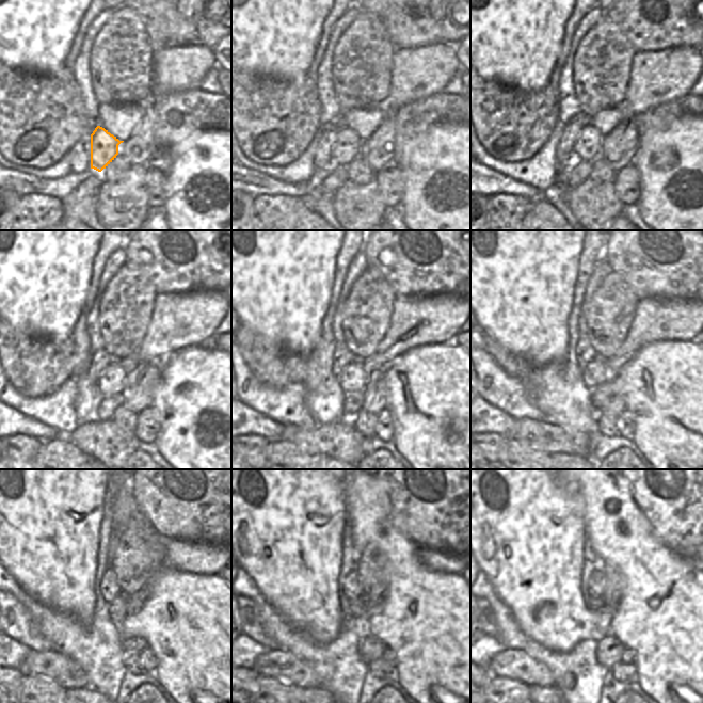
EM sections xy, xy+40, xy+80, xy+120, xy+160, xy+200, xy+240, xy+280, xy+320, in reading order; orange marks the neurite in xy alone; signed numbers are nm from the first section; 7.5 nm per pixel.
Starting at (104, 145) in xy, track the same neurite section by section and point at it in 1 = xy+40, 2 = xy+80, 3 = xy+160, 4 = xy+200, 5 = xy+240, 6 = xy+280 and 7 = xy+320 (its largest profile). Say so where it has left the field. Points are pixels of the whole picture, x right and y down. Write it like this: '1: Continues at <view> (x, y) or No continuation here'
1: Continues at xy+40 (346, 148)
2: Continues at xy+80 (587, 146)
3: Continues at xy+160 (353, 377)
4: Continues at xy+200 (594, 373)
5: Continues at xy+240 (117, 608)
6: Continues at xy+280 (358, 606)
7: Continues at xy+320 (593, 603)

